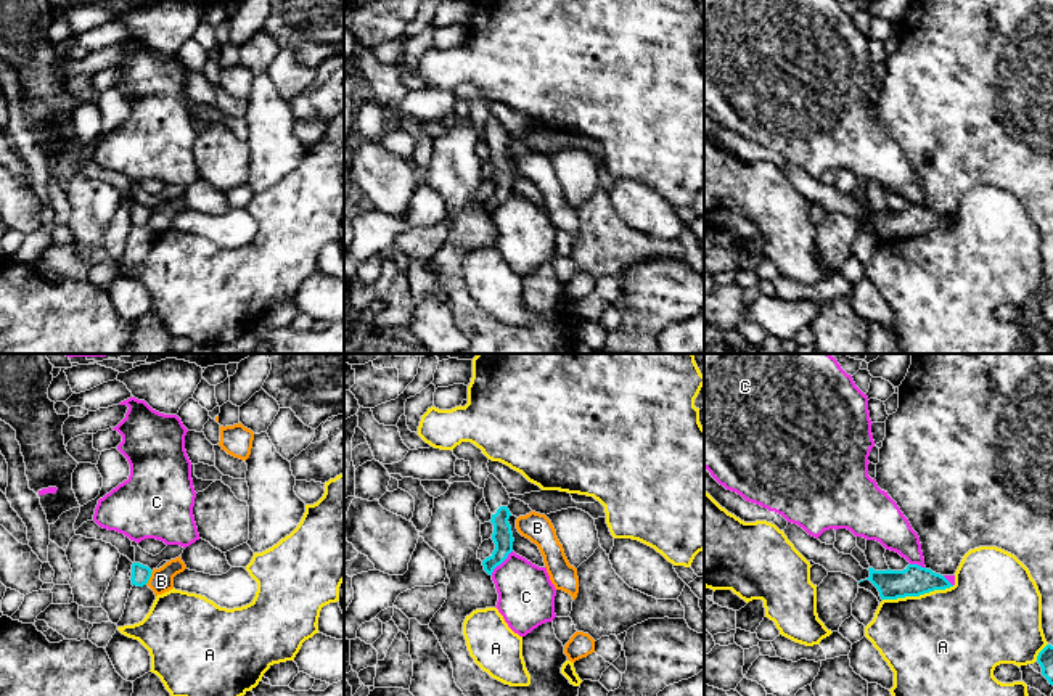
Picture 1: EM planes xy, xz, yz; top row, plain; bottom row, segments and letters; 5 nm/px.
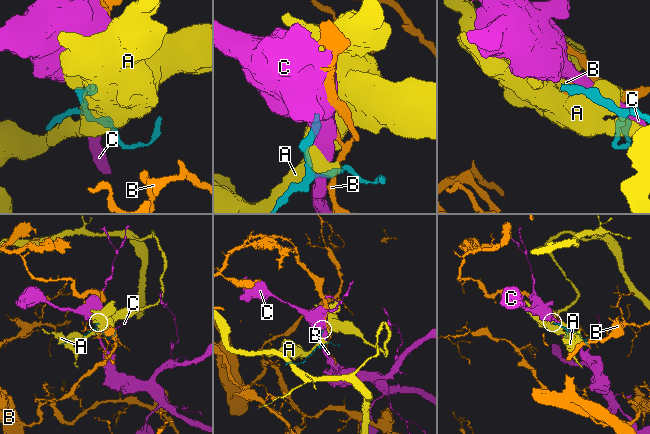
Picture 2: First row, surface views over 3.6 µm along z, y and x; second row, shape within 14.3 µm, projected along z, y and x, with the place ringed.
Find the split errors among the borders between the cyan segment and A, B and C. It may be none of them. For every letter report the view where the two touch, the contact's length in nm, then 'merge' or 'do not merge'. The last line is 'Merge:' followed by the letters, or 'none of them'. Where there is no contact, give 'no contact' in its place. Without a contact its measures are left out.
A: meets cyan in yz; contact 360 nm long; do not merge
B: meets cyan in xy; contact 80 nm long; do not merge
C: meets cyan in xz; contact 170 nm long; do not merge
Merge: none of them

